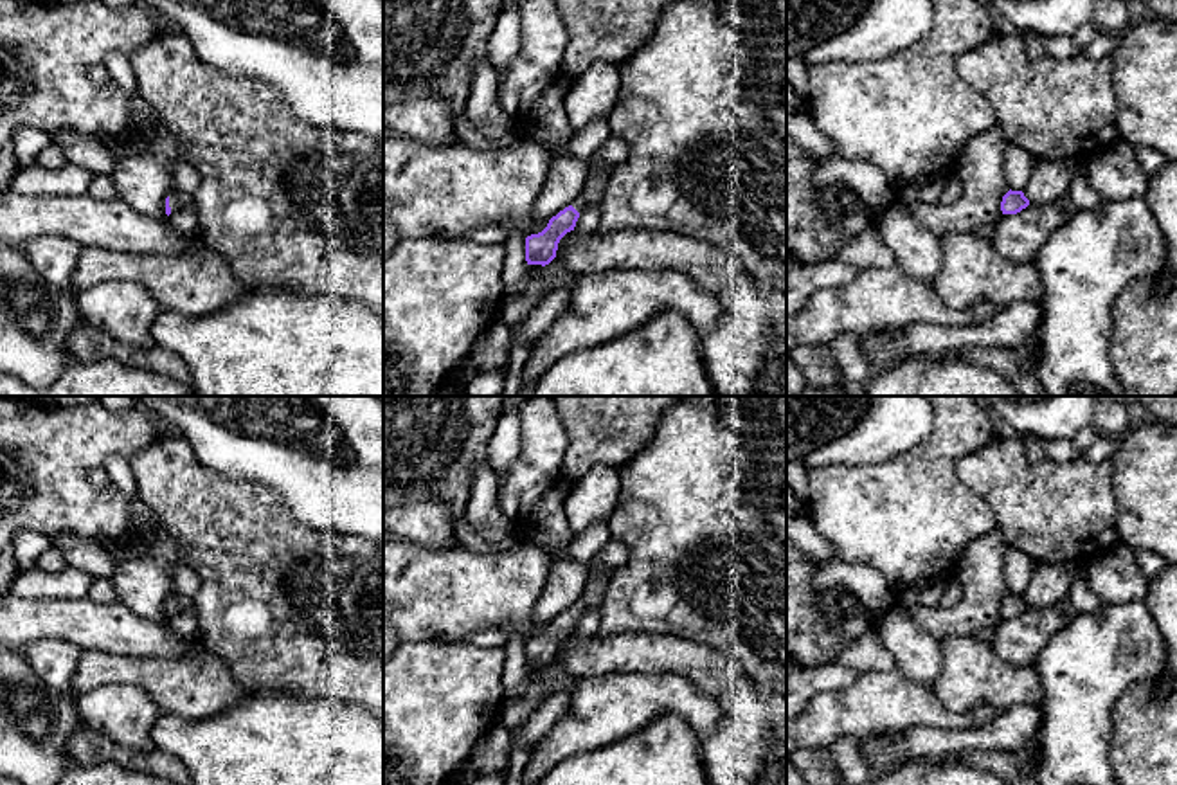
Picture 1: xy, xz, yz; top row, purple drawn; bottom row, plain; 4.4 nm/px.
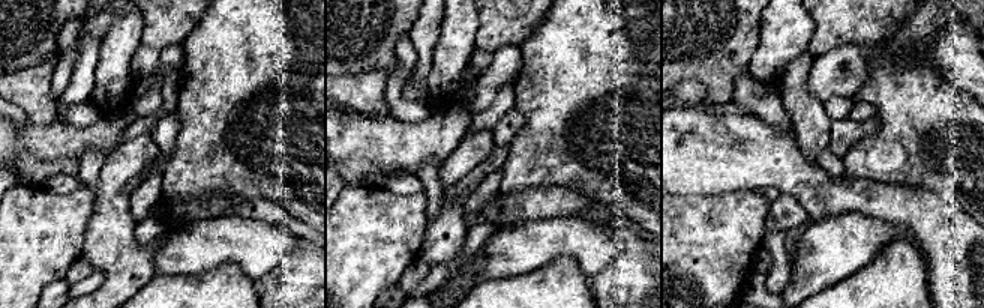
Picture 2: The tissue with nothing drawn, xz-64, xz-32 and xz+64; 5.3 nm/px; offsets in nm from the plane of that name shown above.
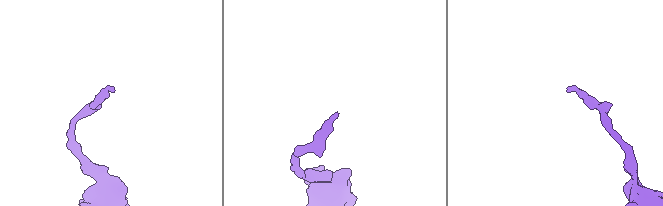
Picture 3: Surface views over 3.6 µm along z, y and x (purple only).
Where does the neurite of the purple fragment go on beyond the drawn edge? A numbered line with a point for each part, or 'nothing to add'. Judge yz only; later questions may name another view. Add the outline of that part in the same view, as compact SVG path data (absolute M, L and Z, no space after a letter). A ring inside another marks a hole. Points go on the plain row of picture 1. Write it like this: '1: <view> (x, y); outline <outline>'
nothing to add

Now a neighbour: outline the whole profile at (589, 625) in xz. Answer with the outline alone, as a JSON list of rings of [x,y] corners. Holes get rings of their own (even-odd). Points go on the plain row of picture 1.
[[[597,609],[588,610],[576,625],[574,637],[594,636],[599,630],[599,612]]]

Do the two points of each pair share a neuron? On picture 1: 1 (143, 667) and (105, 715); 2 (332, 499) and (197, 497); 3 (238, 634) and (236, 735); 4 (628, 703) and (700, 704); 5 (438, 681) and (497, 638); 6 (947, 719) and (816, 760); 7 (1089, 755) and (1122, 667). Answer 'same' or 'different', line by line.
1: different
2: different
3: different
4: same
5: different
6: different
7: same

